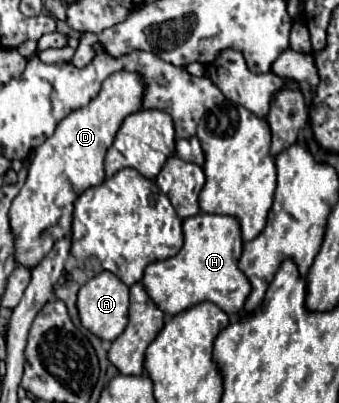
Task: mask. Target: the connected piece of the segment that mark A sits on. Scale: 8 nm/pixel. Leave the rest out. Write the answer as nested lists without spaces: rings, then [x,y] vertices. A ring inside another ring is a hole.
[[[102,272],[88,280],[78,292],[78,314],[84,328],[96,334],[102,340],[116,340],[128,326],[128,304],[130,304],[130,290],[116,274]]]

